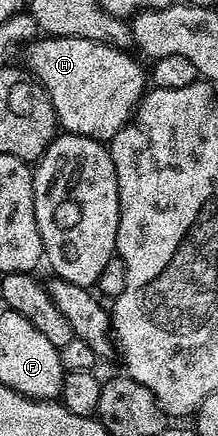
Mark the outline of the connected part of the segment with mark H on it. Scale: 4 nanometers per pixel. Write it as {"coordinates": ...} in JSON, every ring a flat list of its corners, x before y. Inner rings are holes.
{"coordinates":[[53,35,32,39,22,48,21,59,23,55,22,62,26,70,30,71,31,76,49,93,55,110,55,122,64,132,109,141,130,121,131,116,135,114,135,108,139,106,140,99,149,87,148,72,131,54,130,50,122,51,81,37]]}

